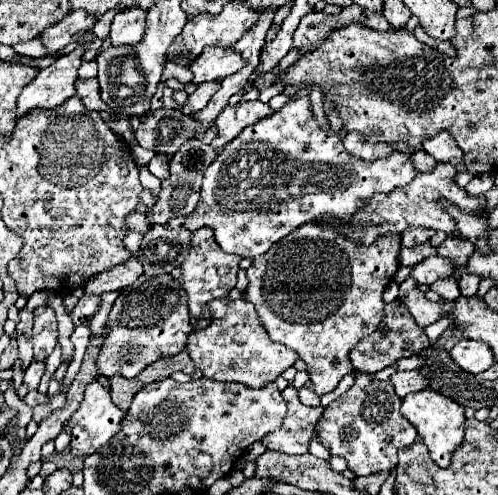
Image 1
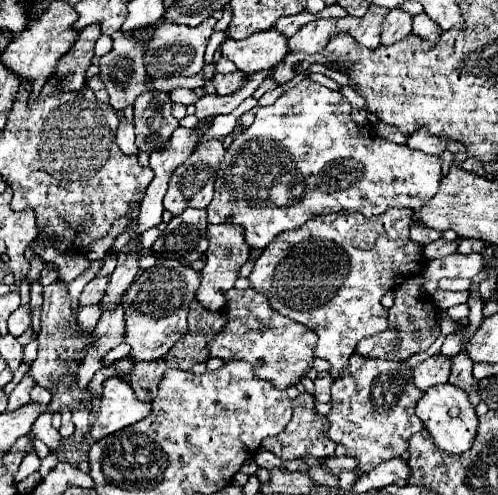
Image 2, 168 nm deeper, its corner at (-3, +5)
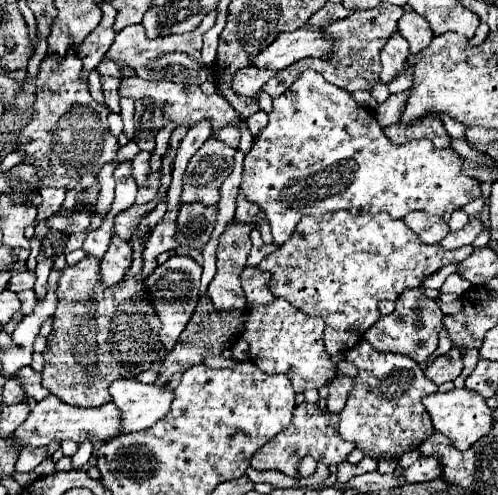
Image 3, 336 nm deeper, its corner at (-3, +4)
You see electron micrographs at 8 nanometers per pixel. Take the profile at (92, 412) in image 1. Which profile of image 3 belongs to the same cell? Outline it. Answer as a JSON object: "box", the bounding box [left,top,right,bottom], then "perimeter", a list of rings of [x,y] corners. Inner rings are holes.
{"box":[110,378,174,432],"perimeter":[[[122,378],[110,386],[112,402],[122,410],[122,430],[138,432],[162,420],[174,400],[172,390],[156,388],[156,384],[142,384],[134,378]]]}

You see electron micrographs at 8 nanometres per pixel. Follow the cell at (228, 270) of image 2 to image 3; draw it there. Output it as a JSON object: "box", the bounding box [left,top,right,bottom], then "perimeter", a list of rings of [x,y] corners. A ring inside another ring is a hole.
{"box":[208,224,255,310],"perimeter":[[[228,224],[220,236],[216,252],[216,276],[208,288],[208,296],[216,310],[244,308],[246,296],[240,286],[240,272],[246,266],[252,248],[250,232],[255,224]]]}

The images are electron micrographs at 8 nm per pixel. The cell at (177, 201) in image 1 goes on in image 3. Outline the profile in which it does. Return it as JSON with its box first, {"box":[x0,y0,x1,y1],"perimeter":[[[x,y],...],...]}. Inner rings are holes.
{"box":[182,136,236,206],"perimeter":[[[210,136],[188,164],[184,174],[182,202],[190,204],[200,200],[206,206],[218,204],[220,186],[234,170],[234,154],[236,148]]]}

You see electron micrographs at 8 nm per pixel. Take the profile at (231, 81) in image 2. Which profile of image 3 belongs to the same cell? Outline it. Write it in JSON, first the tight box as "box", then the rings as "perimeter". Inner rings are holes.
{"box":[232,66,276,96],"perimeter":[[[246,66],[240,72],[236,72],[232,88],[234,88],[234,92],[238,92],[242,96],[258,96],[260,88],[272,76],[276,76],[276,72],[272,72],[272,70],[260,70],[256,66]]]}

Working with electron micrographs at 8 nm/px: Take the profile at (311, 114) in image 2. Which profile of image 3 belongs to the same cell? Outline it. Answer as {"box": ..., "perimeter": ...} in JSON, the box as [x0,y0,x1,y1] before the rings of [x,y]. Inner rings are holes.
{"box":[238,70,482,244],"perimeter":[[[308,70],[308,72],[304,72],[304,74],[280,96],[280,98],[274,100],[274,110],[272,110],[272,114],[270,114],[268,126],[260,132],[260,136],[258,136],[258,138],[254,140],[254,144],[252,144],[252,150],[250,150],[248,156],[244,158],[244,174],[242,174],[242,184],[240,184],[240,190],[238,190],[238,192],[240,192],[240,194],[246,194],[248,200],[252,200],[252,202],[256,202],[256,204],[260,206],[264,218],[268,220],[268,224],[270,224],[270,228],[272,228],[274,242],[276,242],[276,244],[284,244],[284,242],[292,236],[292,232],[294,232],[296,224],[300,222],[300,218],[306,216],[306,214],[310,214],[310,216],[322,216],[322,214],[328,214],[328,212],[346,210],[346,212],[350,212],[352,216],[388,212],[392,218],[404,218],[404,216],[406,216],[408,212],[412,212],[412,210],[424,210],[424,212],[438,214],[438,216],[442,216],[444,212],[454,212],[454,210],[462,208],[464,204],[472,202],[474,198],[482,196],[480,182],[478,182],[476,178],[466,176],[466,174],[462,172],[462,164],[464,164],[464,158],[462,158],[456,150],[452,150],[450,146],[448,146],[448,148],[434,148],[434,144],[432,144],[430,140],[412,140],[412,142],[408,142],[408,144],[404,144],[404,146],[394,144],[392,140],[386,138],[386,134],[384,134],[384,130],[380,128],[380,124],[376,122],[374,114],[370,114],[366,108],[362,108],[360,104],[356,104],[354,98],[352,98],[352,94],[350,94],[348,90],[338,88],[338,86],[326,82],[316,70]]]}

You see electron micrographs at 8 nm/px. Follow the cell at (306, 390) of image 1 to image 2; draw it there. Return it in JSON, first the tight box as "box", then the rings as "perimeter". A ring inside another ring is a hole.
{"box":[314,373,332,403],"perimeter":[[[320,373],[314,379],[314,397],[316,397],[318,403],[328,403],[330,401],[330,385],[332,385],[330,373]]]}

